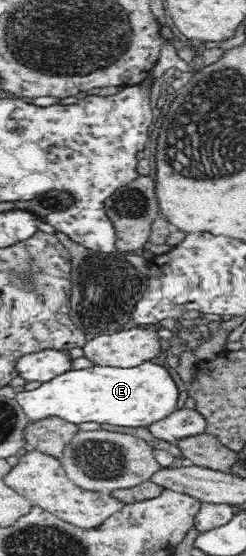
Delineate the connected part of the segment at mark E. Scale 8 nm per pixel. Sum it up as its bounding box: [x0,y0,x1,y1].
[16,361,178,428]

